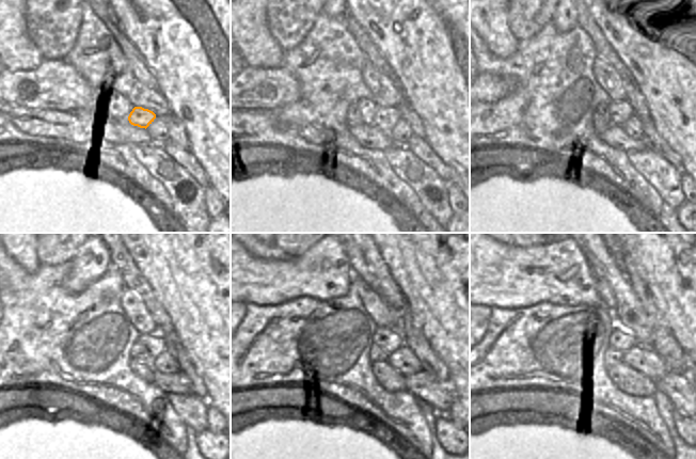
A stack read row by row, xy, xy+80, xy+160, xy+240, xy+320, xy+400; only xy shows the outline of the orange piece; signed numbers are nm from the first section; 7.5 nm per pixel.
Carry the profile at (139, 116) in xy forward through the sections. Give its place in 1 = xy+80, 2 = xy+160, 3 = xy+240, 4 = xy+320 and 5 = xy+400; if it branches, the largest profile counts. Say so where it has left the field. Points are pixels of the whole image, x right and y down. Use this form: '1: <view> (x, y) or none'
1: xy+80 (385, 116)
2: xy+160 (620, 110)
3: xy+240 (154, 343)
4: xy+320 (390, 339)
5: xy+400 (620, 338)

